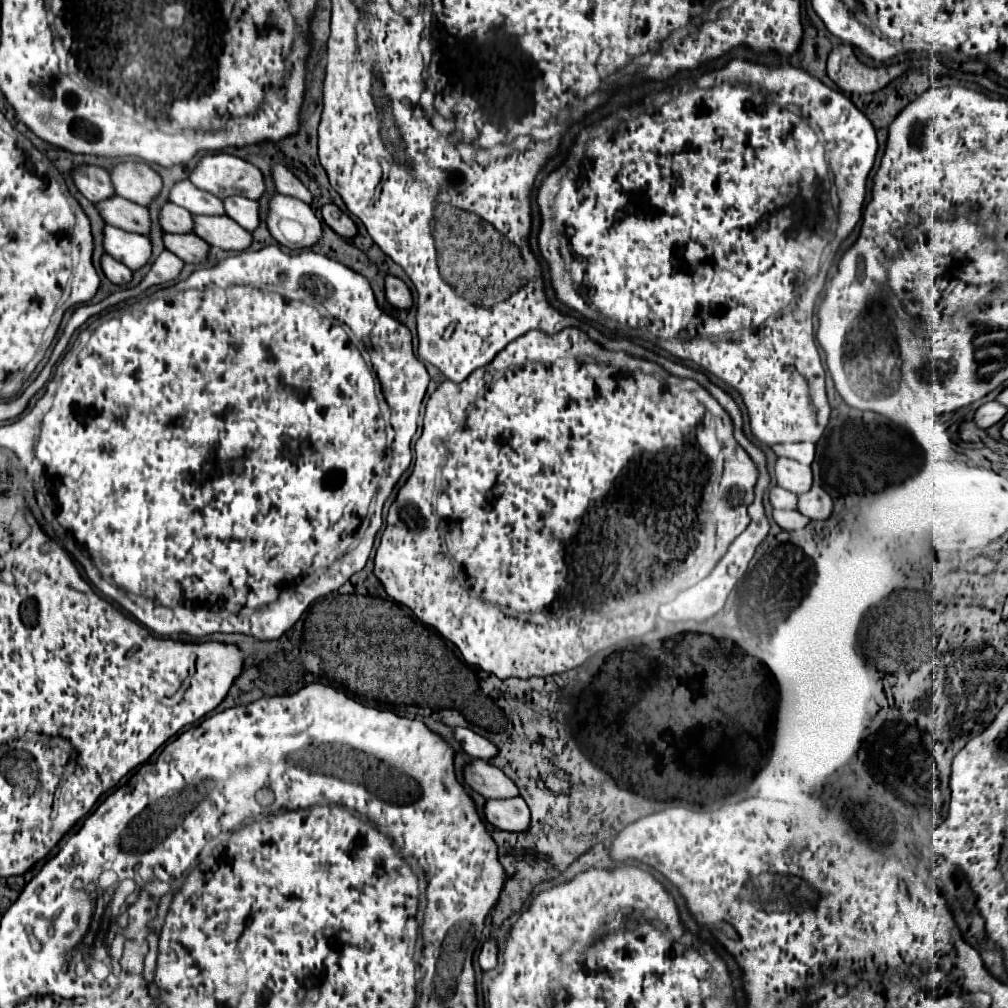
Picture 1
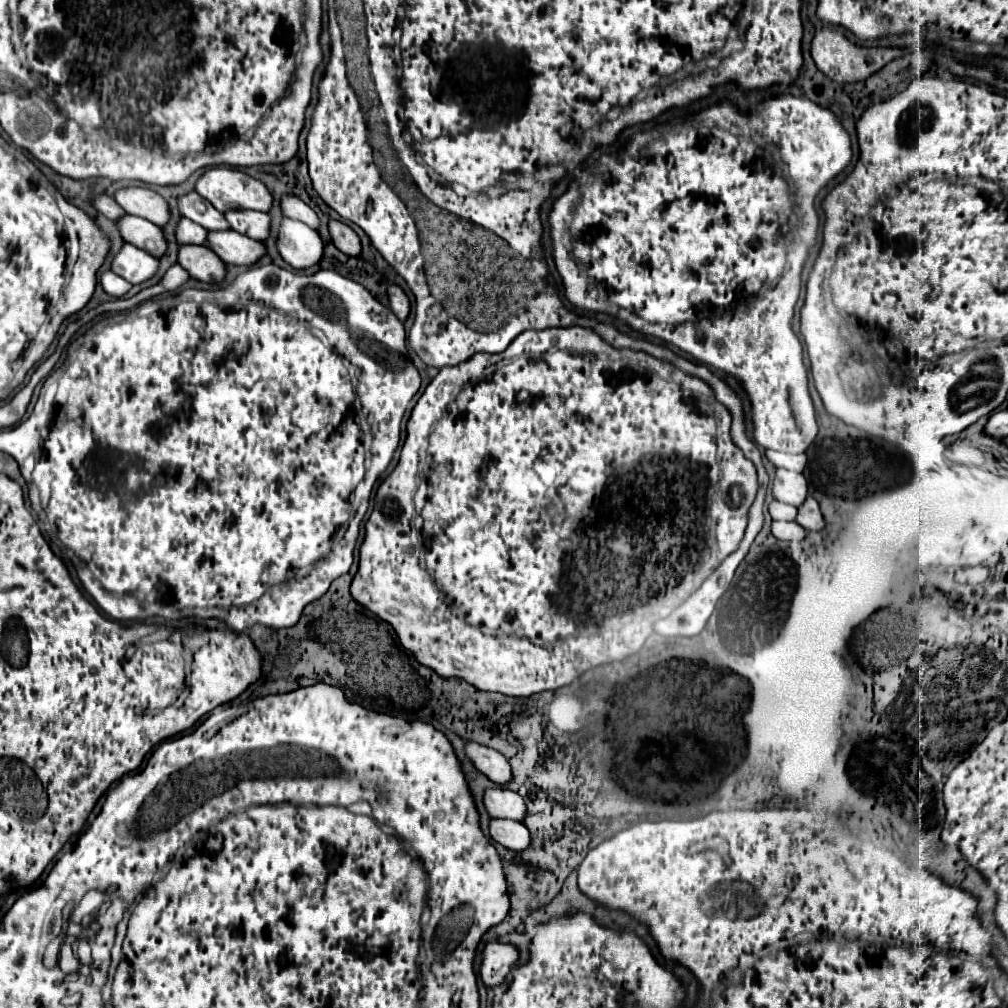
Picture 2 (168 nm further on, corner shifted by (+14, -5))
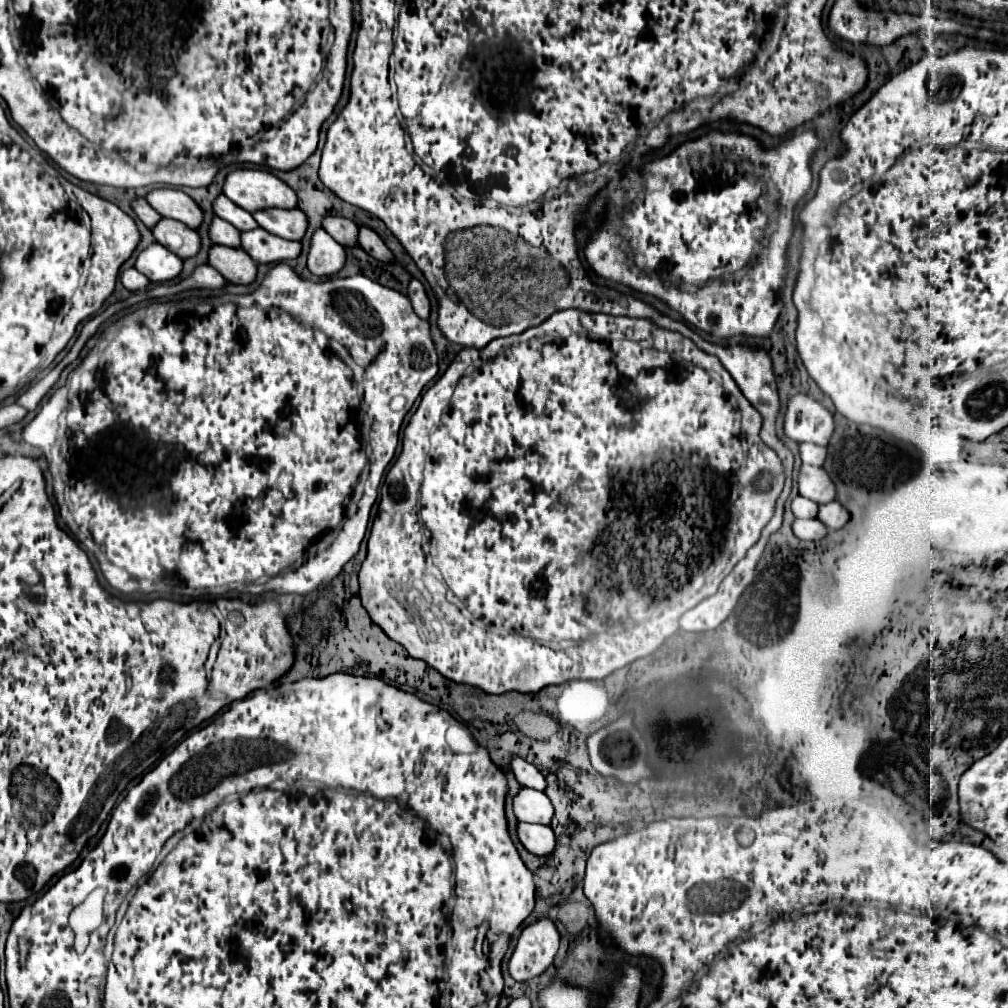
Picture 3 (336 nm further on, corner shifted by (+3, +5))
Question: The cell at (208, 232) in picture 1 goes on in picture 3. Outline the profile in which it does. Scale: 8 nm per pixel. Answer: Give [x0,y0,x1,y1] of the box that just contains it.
[240,227,300,263]

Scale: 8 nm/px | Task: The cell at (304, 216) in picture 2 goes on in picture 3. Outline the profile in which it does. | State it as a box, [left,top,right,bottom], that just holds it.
[322,215,358,245]

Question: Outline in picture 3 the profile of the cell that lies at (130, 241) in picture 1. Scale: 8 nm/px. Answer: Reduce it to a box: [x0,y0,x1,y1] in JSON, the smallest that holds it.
[134,243,182,283]

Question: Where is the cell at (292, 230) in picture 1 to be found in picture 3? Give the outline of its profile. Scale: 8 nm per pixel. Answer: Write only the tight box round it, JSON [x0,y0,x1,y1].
[308,227,344,277]

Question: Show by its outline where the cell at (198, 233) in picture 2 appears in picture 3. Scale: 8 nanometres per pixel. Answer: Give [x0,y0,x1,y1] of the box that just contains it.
[208,217,240,247]

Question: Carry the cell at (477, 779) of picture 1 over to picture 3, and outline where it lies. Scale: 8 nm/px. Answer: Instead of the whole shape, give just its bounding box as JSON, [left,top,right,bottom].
[512,787,554,825]

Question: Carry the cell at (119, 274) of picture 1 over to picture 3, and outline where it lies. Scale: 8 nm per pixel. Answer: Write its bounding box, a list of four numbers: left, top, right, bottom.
[120,267,150,291]

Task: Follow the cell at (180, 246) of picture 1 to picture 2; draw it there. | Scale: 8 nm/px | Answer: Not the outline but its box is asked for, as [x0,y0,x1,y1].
[177,245,227,283]

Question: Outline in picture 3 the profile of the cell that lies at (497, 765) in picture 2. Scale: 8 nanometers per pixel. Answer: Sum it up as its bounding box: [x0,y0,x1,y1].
[510,755,546,791]

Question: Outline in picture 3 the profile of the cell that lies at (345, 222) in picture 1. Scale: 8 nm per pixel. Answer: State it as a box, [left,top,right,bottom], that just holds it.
[358,227,392,261]

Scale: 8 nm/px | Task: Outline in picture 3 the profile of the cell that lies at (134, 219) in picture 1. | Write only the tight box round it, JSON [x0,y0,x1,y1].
[152,219,200,259]

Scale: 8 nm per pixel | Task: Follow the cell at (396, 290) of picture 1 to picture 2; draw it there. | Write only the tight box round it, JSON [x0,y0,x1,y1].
[387,285,411,321]

